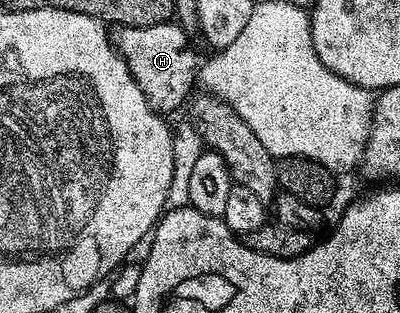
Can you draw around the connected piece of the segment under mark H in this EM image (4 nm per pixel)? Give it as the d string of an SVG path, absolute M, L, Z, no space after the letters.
M167 21L151 27L118 27L116 33L118 36L115 34L112 42L153 111L174 111L191 98L195 90L193 87L196 87L200 59L194 56L189 43L191 40L177 22Z

